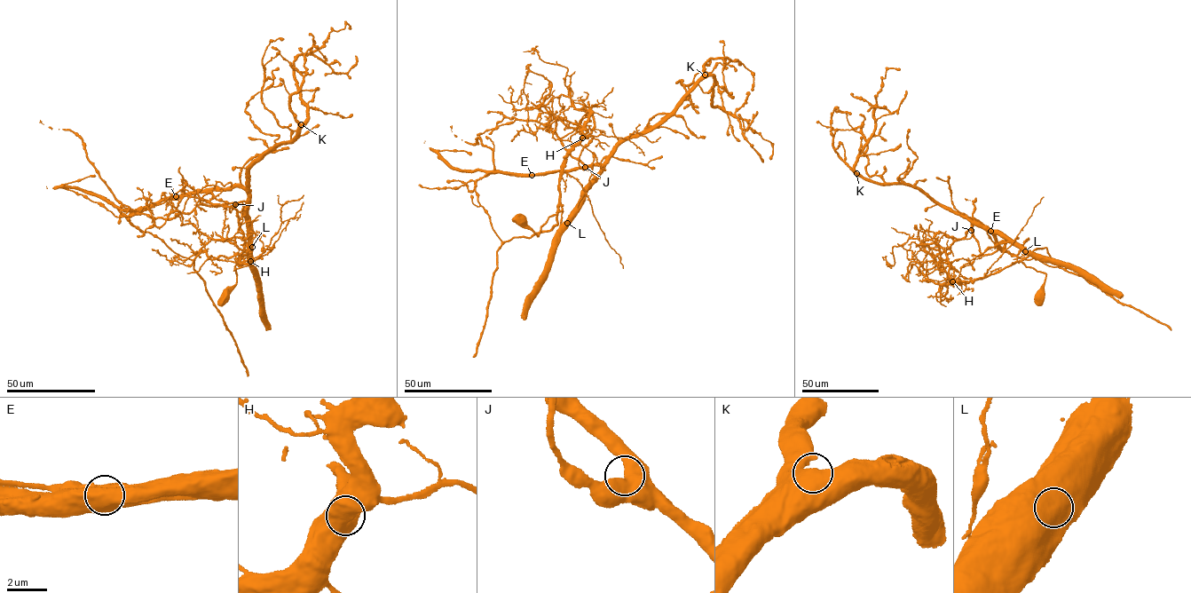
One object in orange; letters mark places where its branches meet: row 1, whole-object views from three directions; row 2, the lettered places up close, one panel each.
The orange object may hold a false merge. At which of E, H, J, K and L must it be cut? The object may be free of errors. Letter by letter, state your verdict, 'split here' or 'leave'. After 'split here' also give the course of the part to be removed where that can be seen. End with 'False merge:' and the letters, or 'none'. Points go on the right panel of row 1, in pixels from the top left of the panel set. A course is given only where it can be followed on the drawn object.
E: split here; course (990, 231), (1013, 255), (1059, 266), (1037, 248), (973, 280), (911, 262), (906, 280), (916, 263), (934, 269)
H: leave
J: leave
K: leave
L: leave
False merge: E

